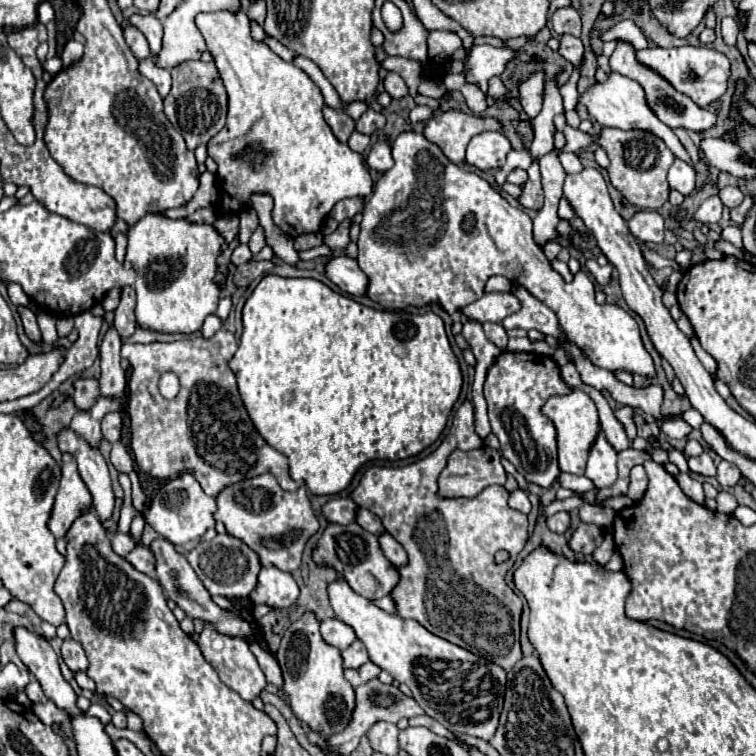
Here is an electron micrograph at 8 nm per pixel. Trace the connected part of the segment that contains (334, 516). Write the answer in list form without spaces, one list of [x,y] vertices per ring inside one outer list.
[[[332,498],[322,506],[322,516],[328,522],[338,522],[338,524],[350,524],[354,522],[354,508],[356,504],[350,498]]]

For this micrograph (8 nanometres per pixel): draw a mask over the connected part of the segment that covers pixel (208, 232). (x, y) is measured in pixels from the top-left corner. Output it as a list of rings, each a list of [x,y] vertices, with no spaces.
[[[164,212],[142,216],[128,232],[128,248],[124,262],[132,262],[136,272],[136,322],[142,328],[158,332],[196,332],[208,314],[218,308],[220,288],[216,284],[218,256],[224,238],[210,224],[190,222],[186,218],[172,220]]]

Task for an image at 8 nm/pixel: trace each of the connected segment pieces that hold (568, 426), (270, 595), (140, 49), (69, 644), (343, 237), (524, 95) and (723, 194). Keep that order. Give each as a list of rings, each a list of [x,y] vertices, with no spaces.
[[[572,388],[572,392],[566,396],[552,396],[544,404],[542,412],[546,412],[546,416],[550,416],[550,420],[554,420],[554,426],[558,432],[556,438],[558,438],[560,470],[570,472],[570,474],[584,474],[590,448],[594,446],[594,442],[600,434],[600,418],[598,418],[598,410],[596,410],[596,404],[592,402],[592,398],[578,388]]]
[[[262,568],[258,574],[258,588],[250,594],[254,604],[266,604],[270,608],[288,608],[300,596],[300,588],[292,574],[278,572],[278,568]]]
[[[134,26],[126,28],[126,30],[124,30],[124,38],[126,38],[128,46],[132,48],[132,52],[134,52],[134,56],[136,56],[138,60],[146,60],[146,58],[152,54],[152,52],[150,52],[150,46],[148,46],[148,40],[144,38],[144,34],[142,34],[138,28],[134,28]]]
[[[66,638],[64,640],[64,644],[62,644],[62,658],[64,658],[64,662],[68,664],[68,668],[72,672],[86,670],[88,668],[88,660],[86,660],[86,654],[84,654],[82,644],[78,644],[72,638]]]
[[[348,218],[348,220],[344,220],[344,222],[336,228],[336,232],[332,232],[330,236],[324,236],[324,244],[326,244],[326,246],[330,246],[330,248],[334,248],[334,250],[344,250],[344,248],[346,248],[346,244],[350,242],[350,238],[348,238],[350,224],[352,224],[352,220],[350,220],[350,218]]]
[[[534,74],[532,78],[524,80],[520,84],[520,104],[522,104],[522,110],[534,118],[540,108],[542,108],[542,88],[544,88],[544,74]]]
[[[726,186],[718,192],[718,196],[726,208],[736,208],[744,200],[744,192],[738,186]]]

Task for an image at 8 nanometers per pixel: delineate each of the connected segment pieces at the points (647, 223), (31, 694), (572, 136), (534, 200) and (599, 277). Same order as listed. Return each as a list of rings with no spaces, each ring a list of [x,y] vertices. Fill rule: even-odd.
[[[642,210],[634,214],[634,218],[628,222],[630,232],[644,242],[664,242],[664,218],[658,212],[652,210]]]
[[[32,680],[32,682],[26,686],[26,694],[28,694],[28,698],[30,698],[32,702],[48,702],[48,698],[46,698],[42,686],[38,684],[38,680]]]
[[[566,126],[564,128],[564,136],[566,136],[566,152],[578,152],[582,150],[582,146],[588,146],[592,142],[592,138],[586,132],[580,132],[578,128]]]
[[[536,162],[530,164],[528,168],[528,182],[526,188],[522,186],[522,194],[518,196],[518,202],[522,208],[542,208],[542,184],[540,184],[540,168]],[[526,190],[528,190],[528,198],[526,198]]]
[[[588,260],[586,262],[586,266],[588,266],[588,270],[590,270],[590,274],[596,278],[596,282],[598,284],[608,284],[608,280],[610,280],[610,272],[612,272],[612,264],[608,264],[608,266],[598,266],[598,262],[596,260]]]

